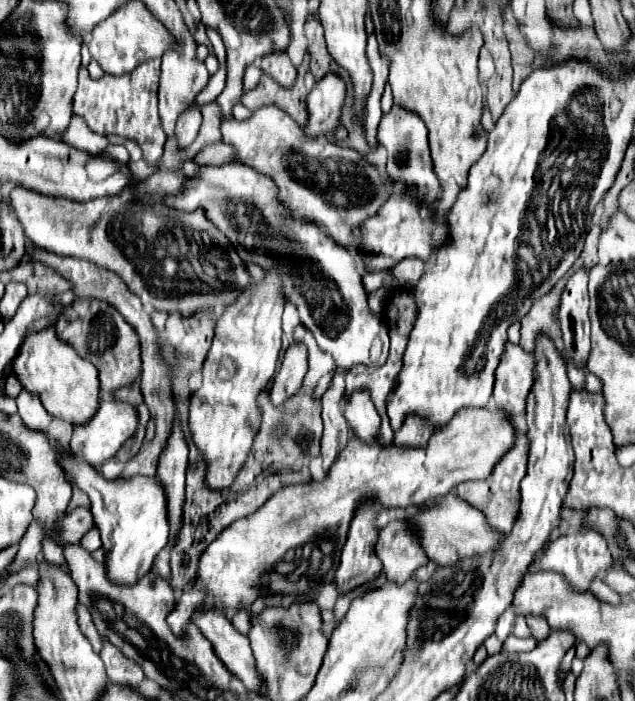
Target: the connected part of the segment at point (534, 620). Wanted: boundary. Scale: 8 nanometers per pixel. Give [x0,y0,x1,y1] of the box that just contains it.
[526,615,550,641]

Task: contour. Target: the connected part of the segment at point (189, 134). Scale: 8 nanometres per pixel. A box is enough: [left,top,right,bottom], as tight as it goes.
[174,107,202,147]

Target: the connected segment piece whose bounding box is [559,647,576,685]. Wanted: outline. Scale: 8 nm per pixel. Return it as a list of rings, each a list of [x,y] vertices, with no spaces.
[[[572,647],[572,649],[569,649],[564,656],[561,666],[560,666],[560,672],[559,672],[559,683],[560,685],[563,685],[564,678],[568,671],[571,670],[572,660],[576,655],[576,648]]]

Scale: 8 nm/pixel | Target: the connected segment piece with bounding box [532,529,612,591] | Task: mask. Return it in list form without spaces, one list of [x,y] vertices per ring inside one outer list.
[[[590,529],[572,533],[572,535],[560,535],[556,539],[552,539],[546,549],[540,553],[540,557],[536,557],[536,565],[532,565],[536,571],[540,569],[552,569],[556,573],[564,573],[568,577],[568,581],[572,581],[572,585],[576,585],[576,589],[588,589],[588,585],[592,583],[592,579],[598,573],[604,573],[612,567],[612,555],[608,551],[608,543],[606,539]]]

